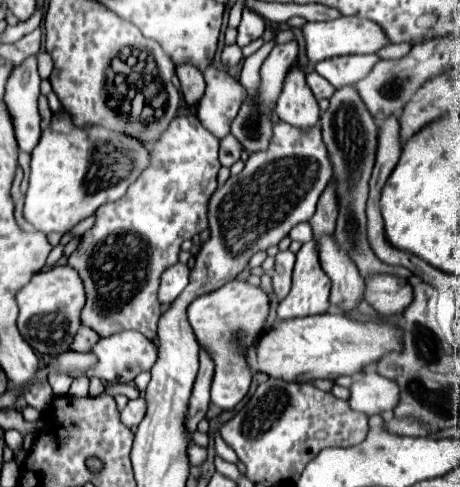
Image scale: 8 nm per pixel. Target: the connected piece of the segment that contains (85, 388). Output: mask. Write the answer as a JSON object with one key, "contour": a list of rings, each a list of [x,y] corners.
{"contour":[[[84,377],[74,380],[68,395],[76,398],[87,397],[89,395],[89,380]]]}

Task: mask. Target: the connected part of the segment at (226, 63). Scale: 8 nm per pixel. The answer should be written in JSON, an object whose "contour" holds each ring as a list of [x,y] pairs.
{"contour":[[[234,44],[234,46],[224,46],[220,60],[222,60],[222,66],[224,66],[224,68],[234,68],[234,66],[238,66],[238,64],[242,62],[242,50],[240,50],[240,46],[238,46],[238,44]]]}

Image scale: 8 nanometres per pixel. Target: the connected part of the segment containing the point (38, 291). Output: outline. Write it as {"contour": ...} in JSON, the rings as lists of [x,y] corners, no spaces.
{"contour":[[[54,266],[34,274],[32,280],[16,294],[16,304],[20,308],[18,330],[22,338],[40,354],[56,356],[58,352],[64,352],[80,328],[80,310],[84,300],[82,280],[70,266]]]}

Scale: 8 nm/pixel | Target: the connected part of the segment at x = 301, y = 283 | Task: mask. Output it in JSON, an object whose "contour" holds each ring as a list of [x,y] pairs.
{"contour":[[[306,242],[296,254],[292,290],[278,304],[278,320],[292,320],[328,312],[328,294],[330,282],[320,268],[314,242]]]}

